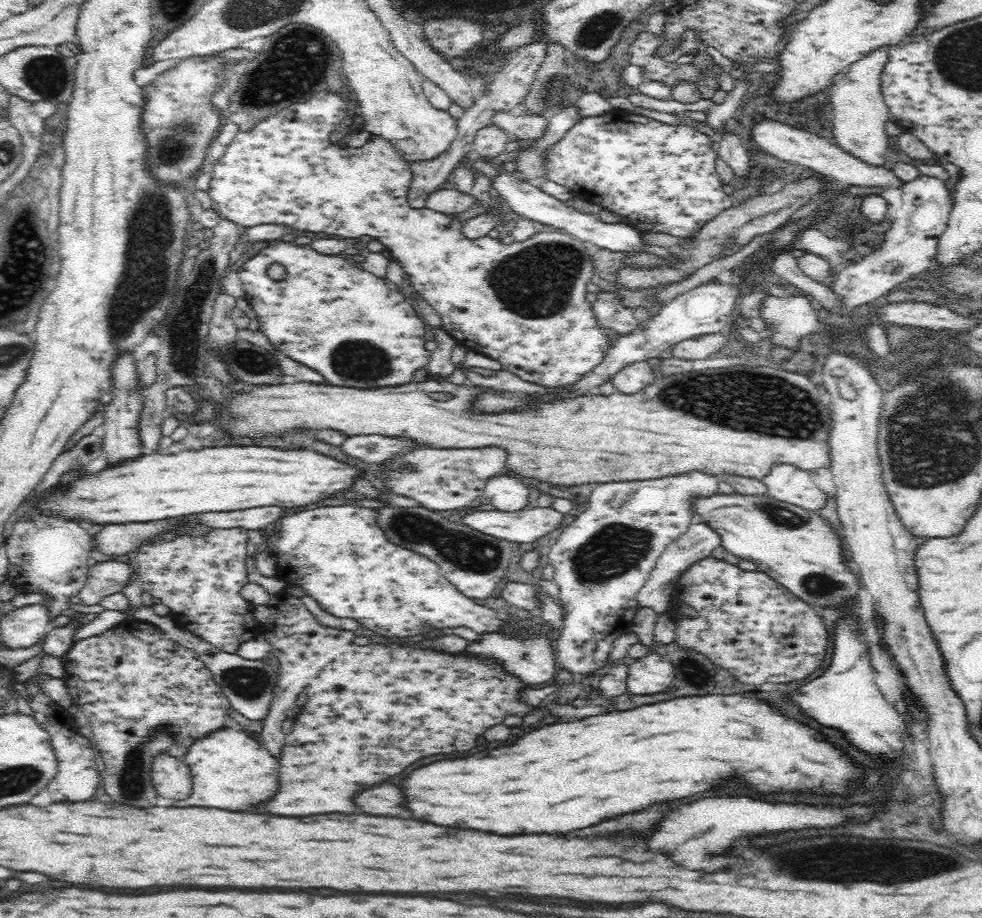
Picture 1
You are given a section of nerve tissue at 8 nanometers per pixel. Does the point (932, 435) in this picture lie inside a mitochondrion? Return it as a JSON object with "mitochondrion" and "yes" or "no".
{"mitochondrion":"yes"}

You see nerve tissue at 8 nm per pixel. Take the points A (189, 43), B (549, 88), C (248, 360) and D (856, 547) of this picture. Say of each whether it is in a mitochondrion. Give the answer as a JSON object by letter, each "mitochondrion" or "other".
{"A":"other","B":"mitochondrion","C":"mitochondrion","D":"other"}

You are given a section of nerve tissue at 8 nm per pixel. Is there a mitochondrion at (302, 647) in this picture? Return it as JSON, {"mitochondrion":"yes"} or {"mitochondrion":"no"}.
{"mitochondrion":"no"}

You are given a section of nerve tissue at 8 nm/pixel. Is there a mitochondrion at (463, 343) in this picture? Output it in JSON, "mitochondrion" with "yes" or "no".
{"mitochondrion":"no"}

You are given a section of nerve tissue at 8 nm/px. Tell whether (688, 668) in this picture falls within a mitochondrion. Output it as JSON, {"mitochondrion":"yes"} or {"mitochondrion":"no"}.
{"mitochondrion":"yes"}

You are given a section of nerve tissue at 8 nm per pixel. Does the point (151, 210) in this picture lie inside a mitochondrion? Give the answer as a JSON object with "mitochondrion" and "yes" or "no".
{"mitochondrion":"yes"}

